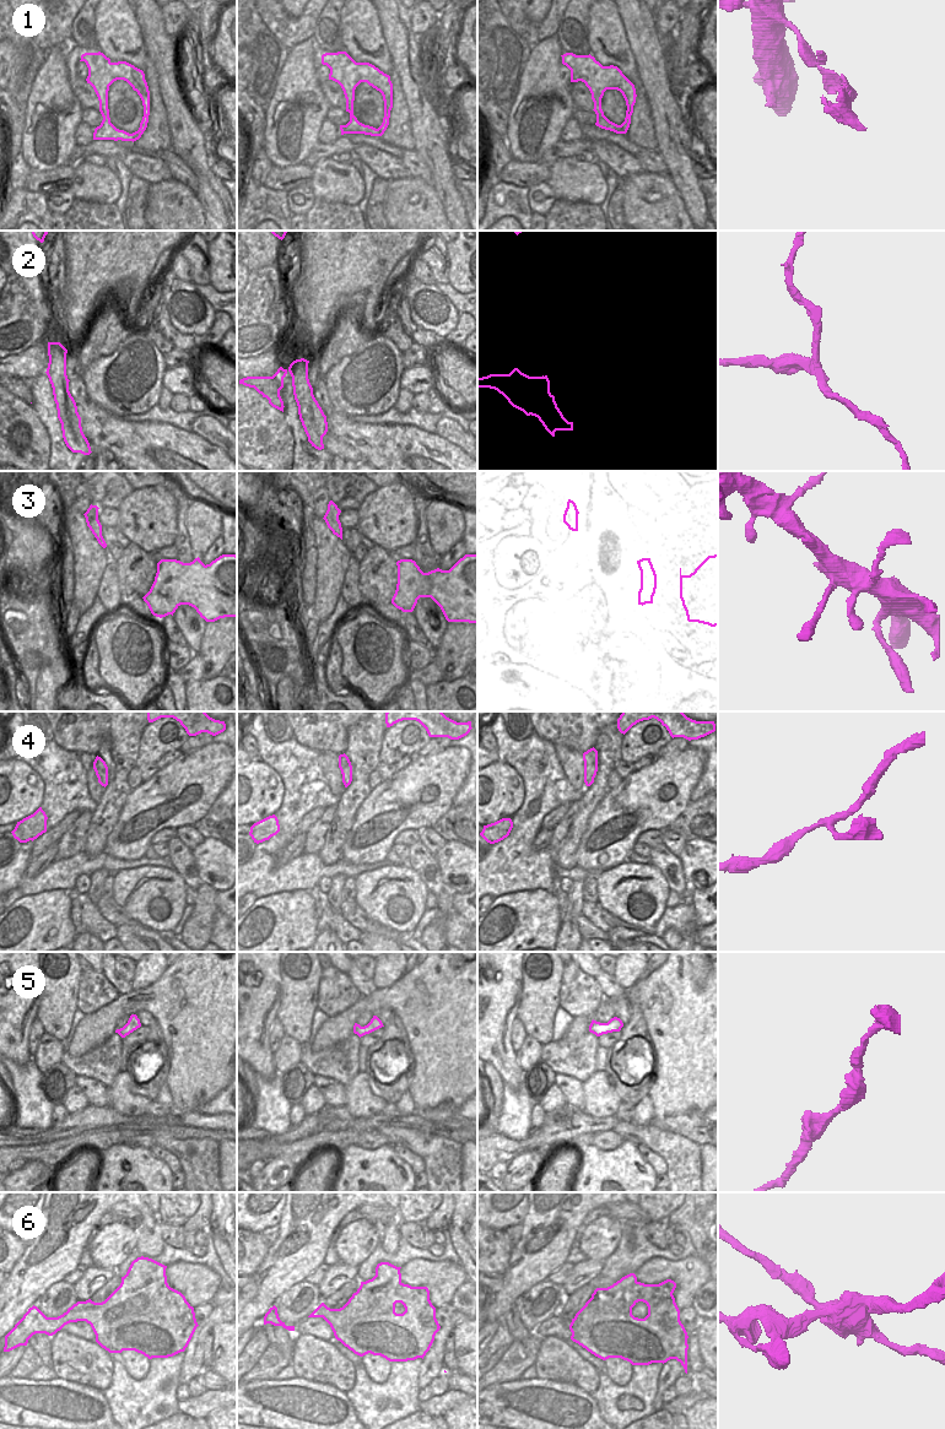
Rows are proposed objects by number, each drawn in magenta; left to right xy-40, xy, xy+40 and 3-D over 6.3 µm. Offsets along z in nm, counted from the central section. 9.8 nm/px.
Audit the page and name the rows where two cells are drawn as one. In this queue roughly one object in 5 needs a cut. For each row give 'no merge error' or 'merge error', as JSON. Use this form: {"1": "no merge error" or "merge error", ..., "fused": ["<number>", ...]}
{"1": "no merge error", "2": "merge error", "3": "no merge error", "4": "no merge error", "5": "no merge error", "6": "merge error", "fused": ["2", "6"]}

